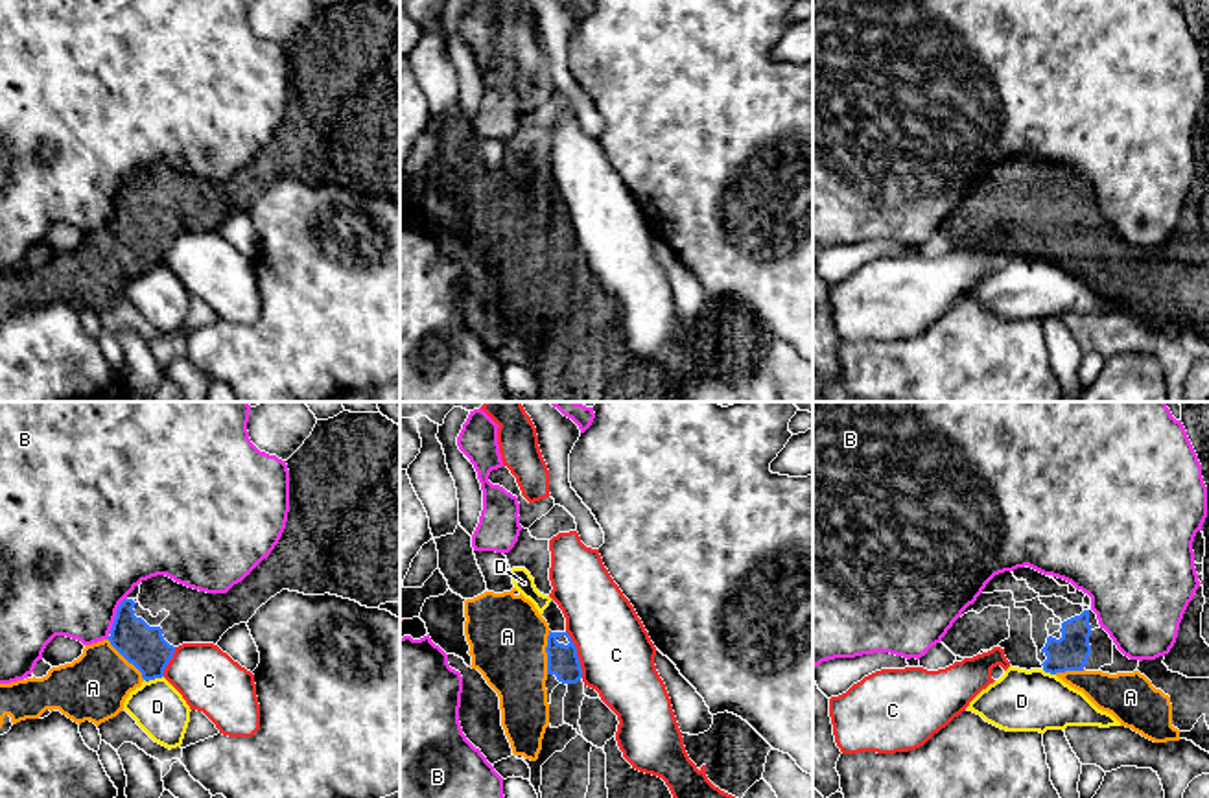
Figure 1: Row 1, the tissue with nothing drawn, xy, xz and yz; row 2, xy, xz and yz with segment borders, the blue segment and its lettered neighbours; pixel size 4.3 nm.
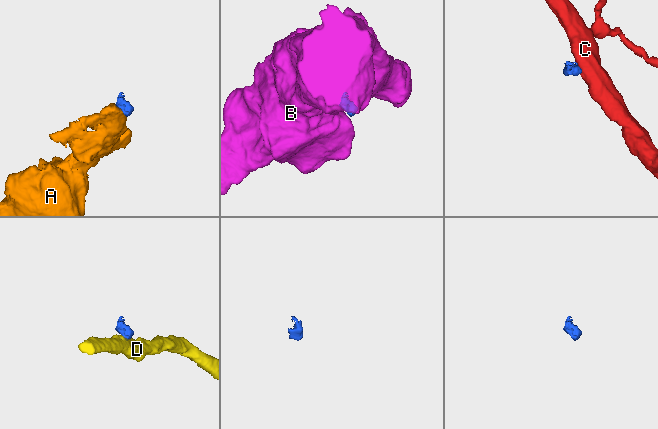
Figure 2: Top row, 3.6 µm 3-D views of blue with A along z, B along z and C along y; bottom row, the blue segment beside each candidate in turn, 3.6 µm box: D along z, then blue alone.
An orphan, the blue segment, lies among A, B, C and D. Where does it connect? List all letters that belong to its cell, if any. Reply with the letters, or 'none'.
A

